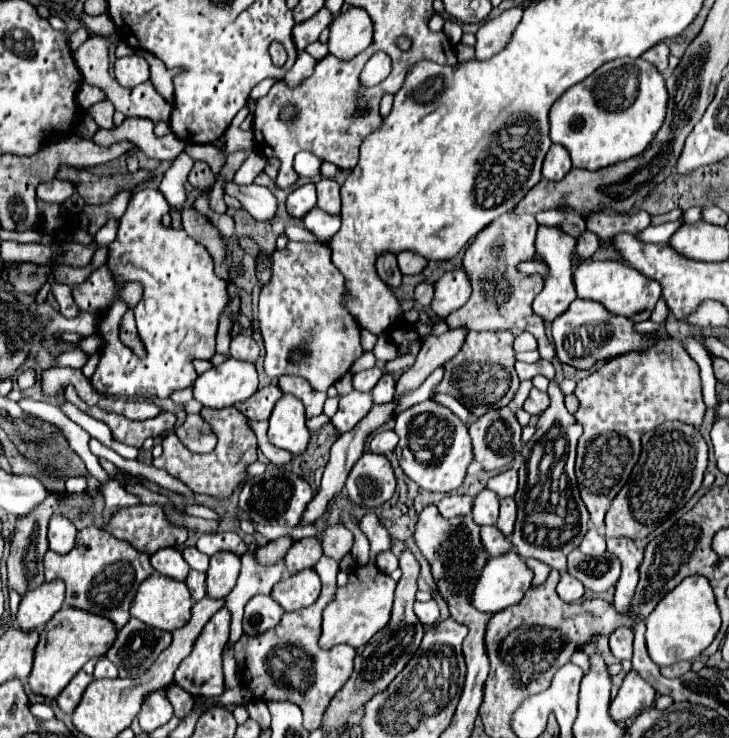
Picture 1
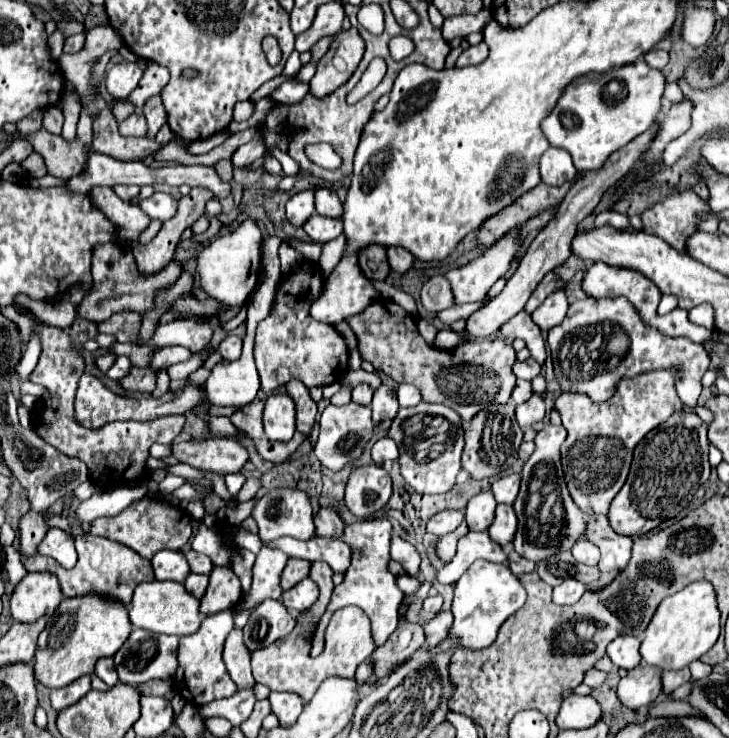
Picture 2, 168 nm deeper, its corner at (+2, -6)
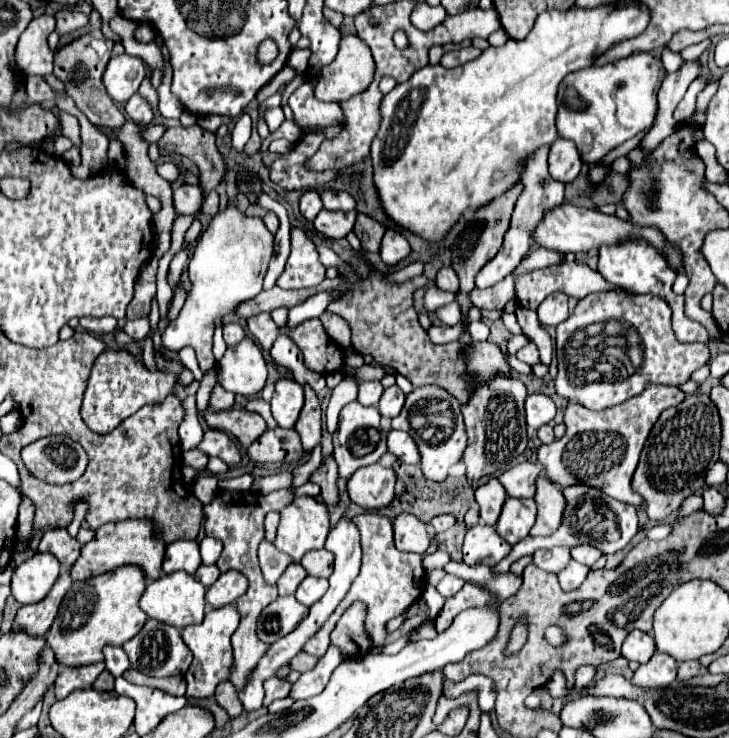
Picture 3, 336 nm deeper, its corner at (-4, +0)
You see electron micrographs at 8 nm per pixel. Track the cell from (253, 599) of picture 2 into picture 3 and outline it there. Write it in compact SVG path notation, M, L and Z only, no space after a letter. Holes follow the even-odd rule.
M296 497L280 511L280 525L274 545L294 561L310 549L322 549L330 531L330 513L326 503L314 497Z

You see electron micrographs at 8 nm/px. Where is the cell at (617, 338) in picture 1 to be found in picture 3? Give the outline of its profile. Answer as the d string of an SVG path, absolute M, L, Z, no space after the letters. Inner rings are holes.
M594 293L578 301L574 313L556 327L558 375L554 391L584 405L592 411L624 403L640 395L650 383L682 385L690 375L710 361L706 343L680 343L670 325L672 311L668 303L656 295L628 293ZM600 323L604 341L590 341L586 329ZM632 349L632 357L626 353Z

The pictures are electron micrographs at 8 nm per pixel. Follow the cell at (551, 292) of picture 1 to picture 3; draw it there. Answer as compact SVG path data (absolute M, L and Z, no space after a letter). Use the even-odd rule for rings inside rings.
M552 293L542 301L536 313L542 327L556 327L568 319L568 297L562 293Z

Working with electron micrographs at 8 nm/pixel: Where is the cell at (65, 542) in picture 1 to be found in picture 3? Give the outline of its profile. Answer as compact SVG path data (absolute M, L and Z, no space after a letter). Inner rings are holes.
M50 529L42 535L38 551L52 553L60 561L62 569L68 569L80 555L80 543L70 537L66 529Z

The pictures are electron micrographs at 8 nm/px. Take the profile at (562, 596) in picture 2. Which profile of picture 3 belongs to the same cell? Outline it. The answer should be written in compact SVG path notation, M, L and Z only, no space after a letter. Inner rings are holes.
M570 559L570 563L558 573L560 587L562 587L564 591L572 591L572 589L576 589L576 587L586 579L588 571L590 571L588 567L582 567L578 561Z

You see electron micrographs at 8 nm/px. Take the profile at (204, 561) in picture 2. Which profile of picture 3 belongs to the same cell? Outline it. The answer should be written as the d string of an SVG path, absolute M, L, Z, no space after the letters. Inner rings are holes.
M204 537L200 541L200 553L202 553L202 561L206 565L214 565L222 553L222 543L214 537Z

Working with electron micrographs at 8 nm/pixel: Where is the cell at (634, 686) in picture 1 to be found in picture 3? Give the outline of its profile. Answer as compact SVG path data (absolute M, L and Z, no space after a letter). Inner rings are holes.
M656 651L646 665L638 667L638 671L632 677L632 683L638 687L660 689L676 679L676 671L678 671L678 663L670 655Z

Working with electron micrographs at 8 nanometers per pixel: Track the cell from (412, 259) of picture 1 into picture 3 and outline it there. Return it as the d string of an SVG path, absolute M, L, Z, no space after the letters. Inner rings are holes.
M386 229L384 237L382 237L382 245L380 245L380 257L386 265L396 265L400 263L406 255L410 253L410 245L406 241L406 237L402 233L398 233L396 229Z

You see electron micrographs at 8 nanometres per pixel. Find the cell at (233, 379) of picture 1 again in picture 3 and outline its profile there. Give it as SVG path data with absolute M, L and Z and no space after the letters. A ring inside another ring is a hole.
M244 337L238 345L228 347L218 361L218 383L226 391L240 395L256 395L266 383L268 371L260 345Z

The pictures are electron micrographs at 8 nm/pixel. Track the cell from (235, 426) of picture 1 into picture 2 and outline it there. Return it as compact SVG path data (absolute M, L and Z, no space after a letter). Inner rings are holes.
M234 439L184 441L172 445L172 455L198 471L208 473L238 473L248 461L248 451Z

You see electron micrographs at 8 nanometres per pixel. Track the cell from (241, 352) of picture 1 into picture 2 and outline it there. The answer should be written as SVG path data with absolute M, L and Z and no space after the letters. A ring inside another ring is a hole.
M228 335L228 337L220 343L218 351L222 353L224 359L234 361L234 359L238 359L238 357L242 355L242 339L236 337L236 335Z

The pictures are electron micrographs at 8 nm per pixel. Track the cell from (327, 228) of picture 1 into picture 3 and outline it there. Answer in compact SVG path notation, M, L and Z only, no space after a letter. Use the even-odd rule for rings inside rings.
M322 209L318 213L318 217L314 219L314 227L316 227L318 233L322 233L330 239L342 239L352 231L354 215L356 215L356 211L344 213L344 211L326 211L326 209Z

